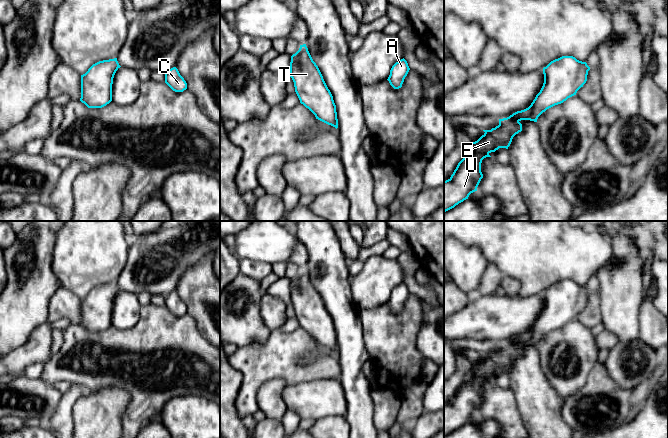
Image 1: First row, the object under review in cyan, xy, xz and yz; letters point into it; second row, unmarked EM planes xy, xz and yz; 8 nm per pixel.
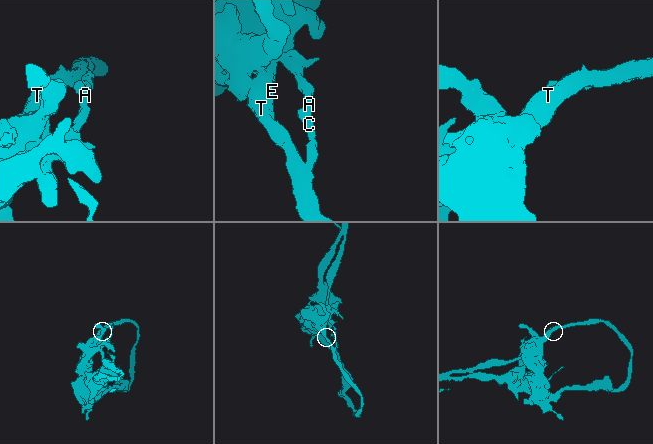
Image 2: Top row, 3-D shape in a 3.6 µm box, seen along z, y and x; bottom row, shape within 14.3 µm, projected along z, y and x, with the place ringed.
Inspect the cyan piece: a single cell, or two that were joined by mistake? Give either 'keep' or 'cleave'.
keep

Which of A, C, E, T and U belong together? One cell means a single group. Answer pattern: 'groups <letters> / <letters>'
groups A C E T U

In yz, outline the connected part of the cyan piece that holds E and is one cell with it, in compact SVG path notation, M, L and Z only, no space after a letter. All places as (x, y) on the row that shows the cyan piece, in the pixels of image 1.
M562 56L543 68L544 83L531 105L507 118L499 119L499 125L471 143L469 154L457 165L451 177L444 181L444 212L454 208L477 191L483 178L482 160L499 148L510 146L513 137L522 131L521 120L537 122L547 109L561 104L576 95L587 81L590 67L573 56Z

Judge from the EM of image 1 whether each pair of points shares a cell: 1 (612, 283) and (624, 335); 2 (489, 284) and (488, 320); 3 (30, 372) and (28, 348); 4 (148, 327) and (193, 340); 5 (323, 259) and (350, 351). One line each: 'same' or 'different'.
1: same
2: different
3: different
4: same
5: same

